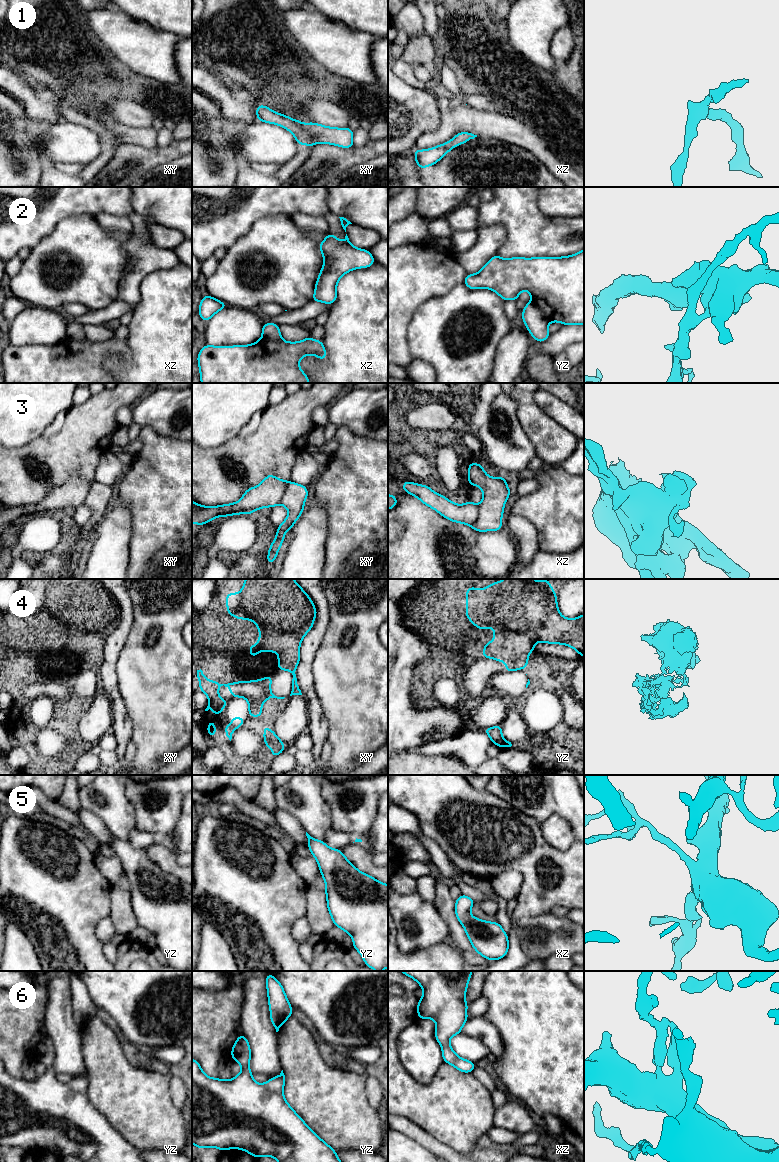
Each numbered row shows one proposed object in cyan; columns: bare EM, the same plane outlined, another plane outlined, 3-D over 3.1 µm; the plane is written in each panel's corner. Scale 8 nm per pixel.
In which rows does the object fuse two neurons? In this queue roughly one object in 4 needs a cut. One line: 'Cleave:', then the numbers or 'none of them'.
Cleave: 2

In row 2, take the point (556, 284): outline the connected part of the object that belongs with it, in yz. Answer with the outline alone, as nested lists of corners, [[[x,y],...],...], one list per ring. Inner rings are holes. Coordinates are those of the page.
[[[584,249],[564,257],[503,259],[496,254],[478,273],[467,274],[464,284],[471,290],[490,289],[504,301],[517,300],[520,292],[527,290],[548,322],[584,325]]]

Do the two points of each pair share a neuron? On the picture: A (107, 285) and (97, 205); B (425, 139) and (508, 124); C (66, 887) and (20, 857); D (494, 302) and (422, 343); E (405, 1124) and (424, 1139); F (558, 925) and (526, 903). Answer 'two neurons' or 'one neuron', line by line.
A: two neurons
B: one neuron
C: one neuron
D: one neuron
E: one neuron
F: two neurons

